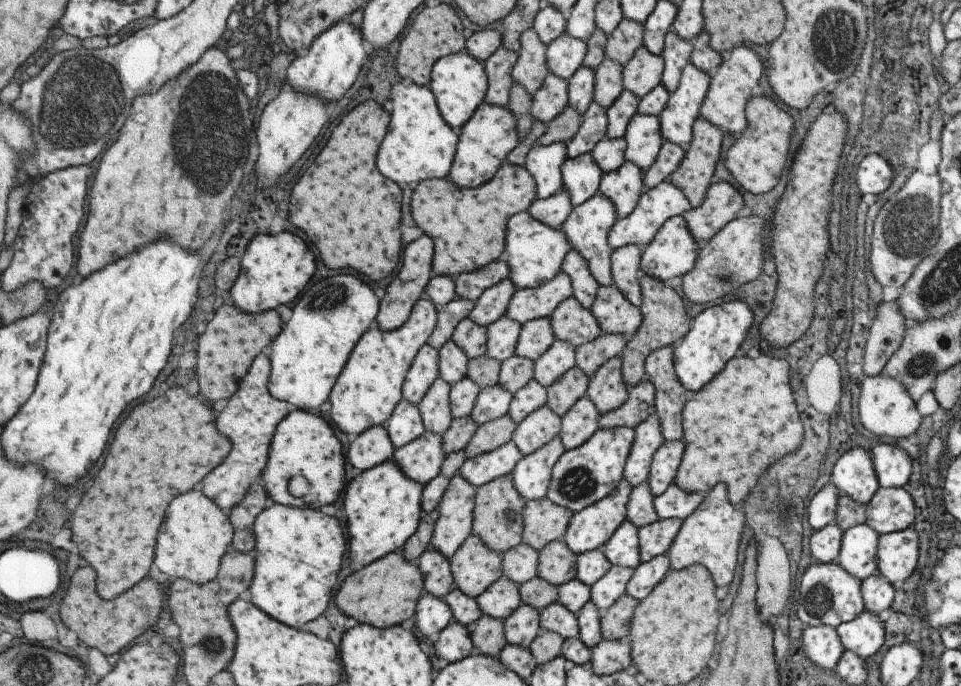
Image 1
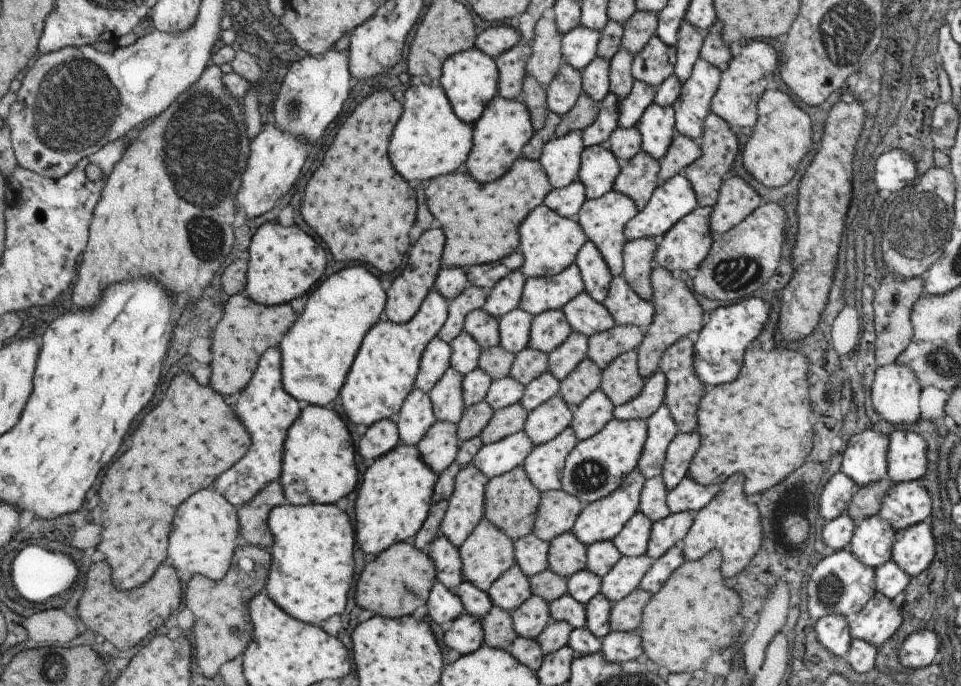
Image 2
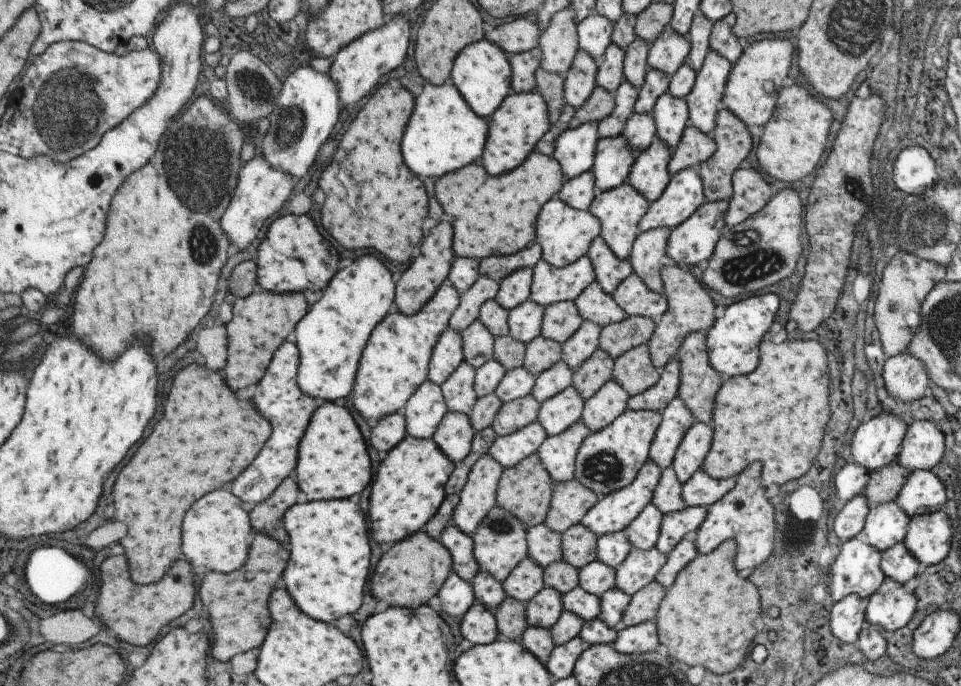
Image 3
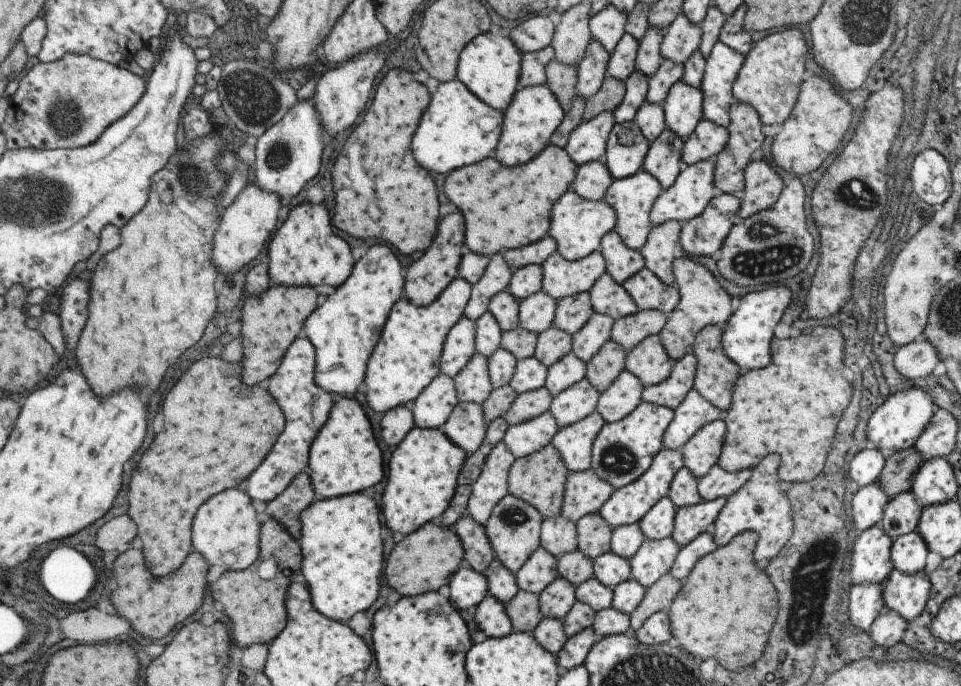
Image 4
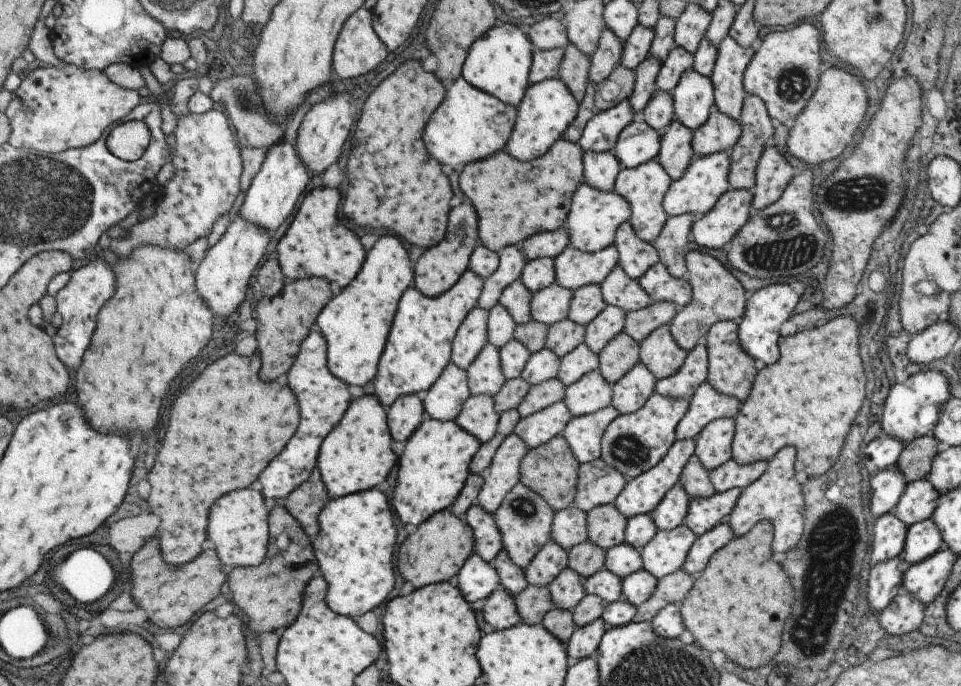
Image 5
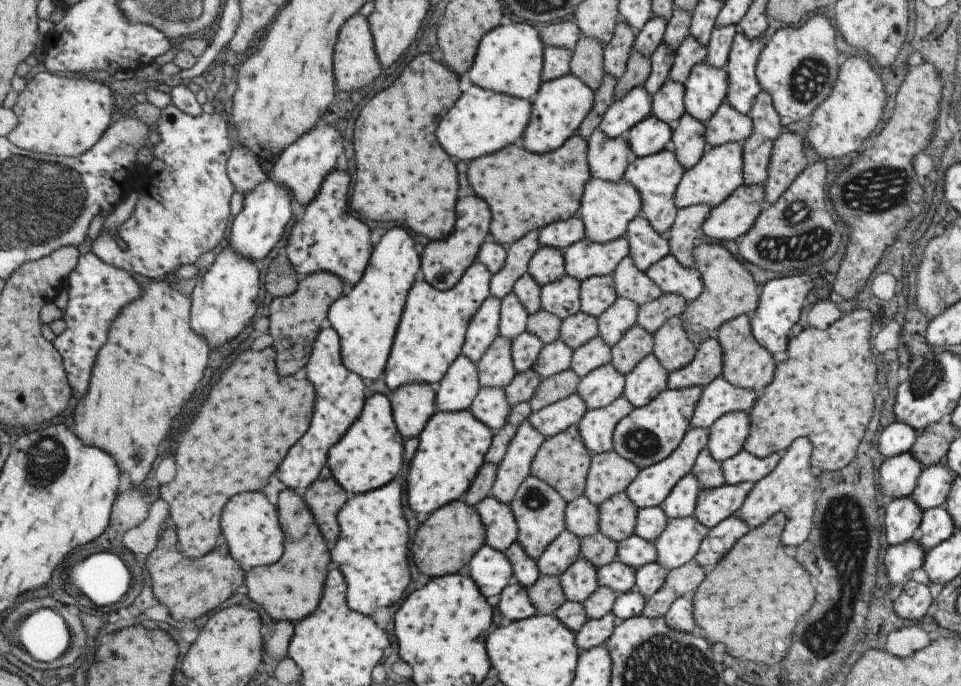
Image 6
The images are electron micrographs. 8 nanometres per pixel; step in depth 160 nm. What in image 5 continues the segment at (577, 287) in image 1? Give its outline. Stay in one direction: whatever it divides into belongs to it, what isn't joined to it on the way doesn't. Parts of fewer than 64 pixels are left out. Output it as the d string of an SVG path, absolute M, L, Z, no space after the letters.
M627 221L617 227L612 246L618 252L617 265L630 279L637 280L650 266L659 261L652 243L644 243L639 239Z

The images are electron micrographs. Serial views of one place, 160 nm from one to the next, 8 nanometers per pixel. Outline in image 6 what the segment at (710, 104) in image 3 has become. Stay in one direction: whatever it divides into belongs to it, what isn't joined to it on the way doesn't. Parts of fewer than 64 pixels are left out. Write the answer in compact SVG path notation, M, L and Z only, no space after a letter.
M735 33L724 66L728 76L728 89L724 100L744 115L749 112L752 100L762 89L754 70L763 47L764 44L758 37L748 39Z

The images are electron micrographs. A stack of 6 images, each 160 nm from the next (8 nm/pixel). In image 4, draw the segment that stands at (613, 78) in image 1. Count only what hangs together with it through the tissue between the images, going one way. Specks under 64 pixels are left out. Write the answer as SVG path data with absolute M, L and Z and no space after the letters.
M649 25L644 35L638 40L634 68L642 72L647 78L659 68L663 59L659 52L663 35L663 30Z

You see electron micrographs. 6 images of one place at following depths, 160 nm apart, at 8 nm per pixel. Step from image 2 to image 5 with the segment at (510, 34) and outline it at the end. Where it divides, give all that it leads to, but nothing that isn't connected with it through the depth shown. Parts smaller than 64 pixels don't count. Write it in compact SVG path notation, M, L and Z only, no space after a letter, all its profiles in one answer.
M547 17L524 28L525 34L534 46L534 50L565 48L569 44L566 39L565 25L562 21Z

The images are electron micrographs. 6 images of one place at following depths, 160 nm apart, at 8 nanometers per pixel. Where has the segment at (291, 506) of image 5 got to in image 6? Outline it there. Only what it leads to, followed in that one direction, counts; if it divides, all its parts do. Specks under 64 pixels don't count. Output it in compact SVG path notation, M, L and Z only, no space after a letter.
M325 464L315 482L302 494L308 509L316 520L320 532L333 544L338 539L337 511L346 503L349 495L333 478Z

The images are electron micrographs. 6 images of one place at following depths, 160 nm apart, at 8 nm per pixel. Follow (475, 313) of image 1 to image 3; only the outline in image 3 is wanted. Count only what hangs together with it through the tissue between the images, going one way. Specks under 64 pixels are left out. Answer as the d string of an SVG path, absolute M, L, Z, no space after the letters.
M521 268L505 276L498 283L498 290L493 296L499 307L509 311L521 302L529 299L532 268Z

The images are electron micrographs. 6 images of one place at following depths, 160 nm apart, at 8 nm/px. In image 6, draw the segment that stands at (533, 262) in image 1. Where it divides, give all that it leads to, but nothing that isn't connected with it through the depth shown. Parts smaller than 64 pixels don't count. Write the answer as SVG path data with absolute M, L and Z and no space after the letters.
M591 177L584 186L577 215L584 224L584 236L596 243L609 242L626 234L627 223L641 208L639 193L633 185L621 178L617 182L609 182Z

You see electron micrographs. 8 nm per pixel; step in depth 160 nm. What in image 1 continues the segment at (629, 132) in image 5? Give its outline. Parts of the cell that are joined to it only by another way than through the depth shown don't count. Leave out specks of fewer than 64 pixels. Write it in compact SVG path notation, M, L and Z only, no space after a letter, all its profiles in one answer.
M591 153L569 157L560 166L562 188L570 196L572 206L580 205L589 197L597 194L601 175L604 173Z

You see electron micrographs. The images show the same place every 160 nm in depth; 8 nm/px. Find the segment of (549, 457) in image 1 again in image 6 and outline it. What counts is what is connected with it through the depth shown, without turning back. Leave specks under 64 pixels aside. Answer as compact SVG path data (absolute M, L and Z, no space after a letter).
M623 396L598 409L587 409L577 424L578 434L591 455L612 449L612 434L621 418L634 406Z

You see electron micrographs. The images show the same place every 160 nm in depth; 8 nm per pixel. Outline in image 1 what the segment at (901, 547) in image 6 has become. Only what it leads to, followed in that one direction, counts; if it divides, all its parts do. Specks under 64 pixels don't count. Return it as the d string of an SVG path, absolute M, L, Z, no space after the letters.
M825 625L806 627L801 631L801 651L815 665L833 669L844 648L834 628Z

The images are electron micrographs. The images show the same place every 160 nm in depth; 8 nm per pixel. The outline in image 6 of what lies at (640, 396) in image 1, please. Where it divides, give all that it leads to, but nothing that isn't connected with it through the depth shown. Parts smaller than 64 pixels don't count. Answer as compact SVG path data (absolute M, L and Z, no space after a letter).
M715 336L701 341L689 364L671 371L666 380L667 389L692 386L703 388L722 373L722 348Z

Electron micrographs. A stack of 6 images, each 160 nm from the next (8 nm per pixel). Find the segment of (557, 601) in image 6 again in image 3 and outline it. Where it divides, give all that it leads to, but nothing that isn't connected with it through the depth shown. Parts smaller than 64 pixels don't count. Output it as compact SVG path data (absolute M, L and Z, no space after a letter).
M505 598L499 607L493 612L496 620L496 629L500 638L520 640L522 632L527 628L523 603Z

